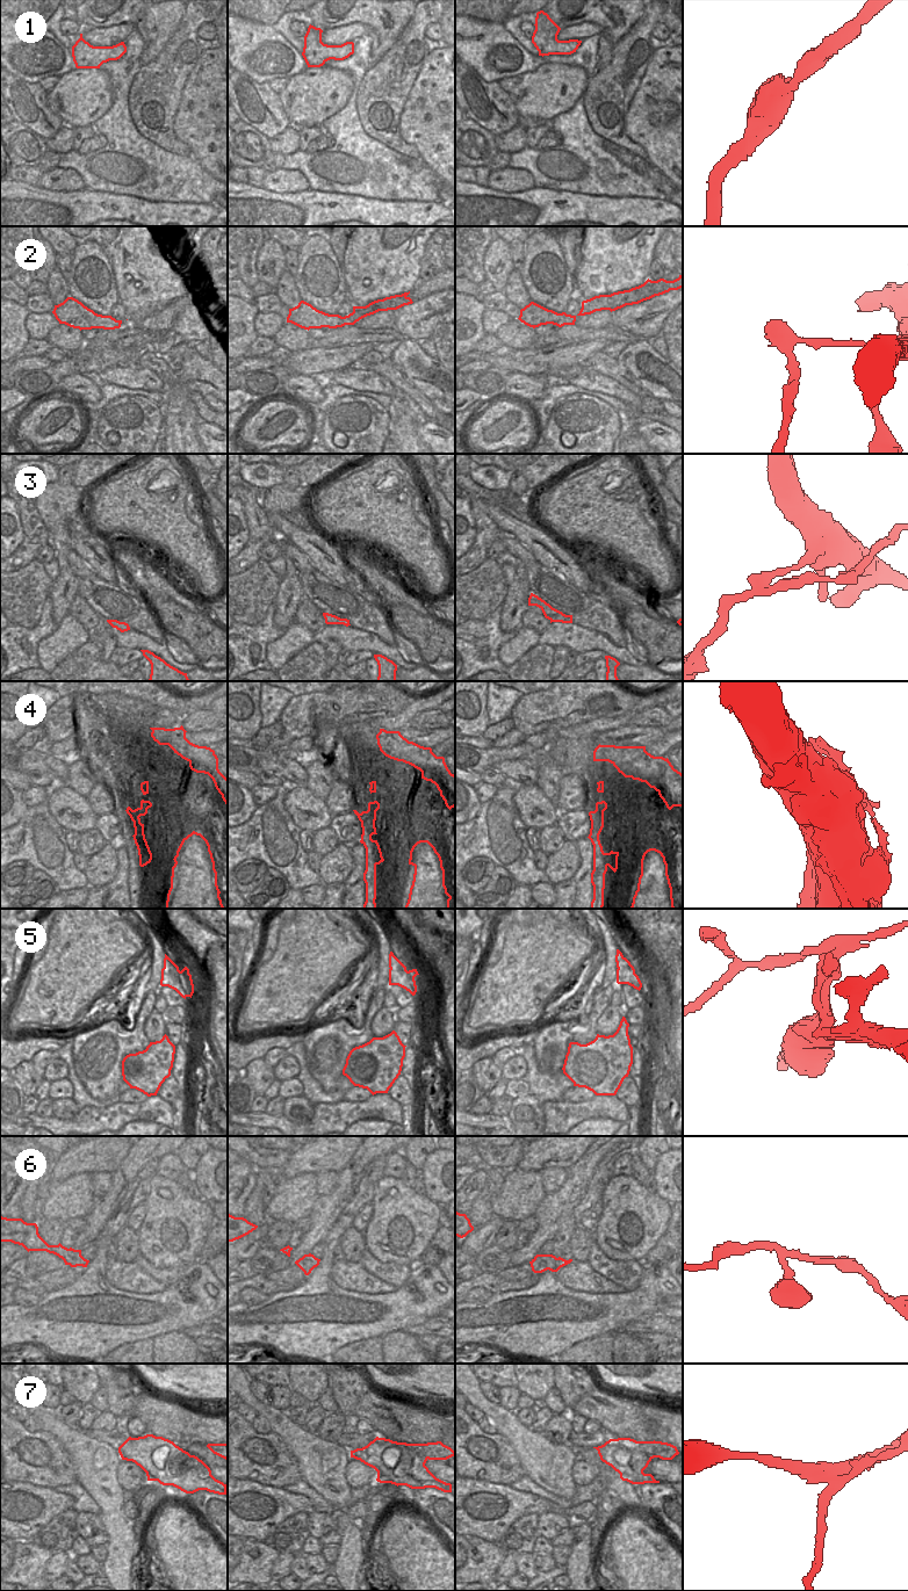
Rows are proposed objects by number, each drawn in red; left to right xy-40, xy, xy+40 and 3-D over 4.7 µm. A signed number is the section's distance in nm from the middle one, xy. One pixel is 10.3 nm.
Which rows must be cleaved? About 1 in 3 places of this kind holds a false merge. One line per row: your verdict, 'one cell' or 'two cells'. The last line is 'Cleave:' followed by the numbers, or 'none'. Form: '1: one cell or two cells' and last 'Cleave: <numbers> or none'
1: one cell
2: two cells
3: two cells
4: one cell
5: two cells
6: two cells
7: two cells
Cleave: 2, 3, 5, 6, 7

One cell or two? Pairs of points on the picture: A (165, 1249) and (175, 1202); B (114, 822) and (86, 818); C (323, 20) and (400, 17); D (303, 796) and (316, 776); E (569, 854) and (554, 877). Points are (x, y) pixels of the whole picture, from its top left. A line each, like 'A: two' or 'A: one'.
A: one
B: two
C: one
D: two
E: one

